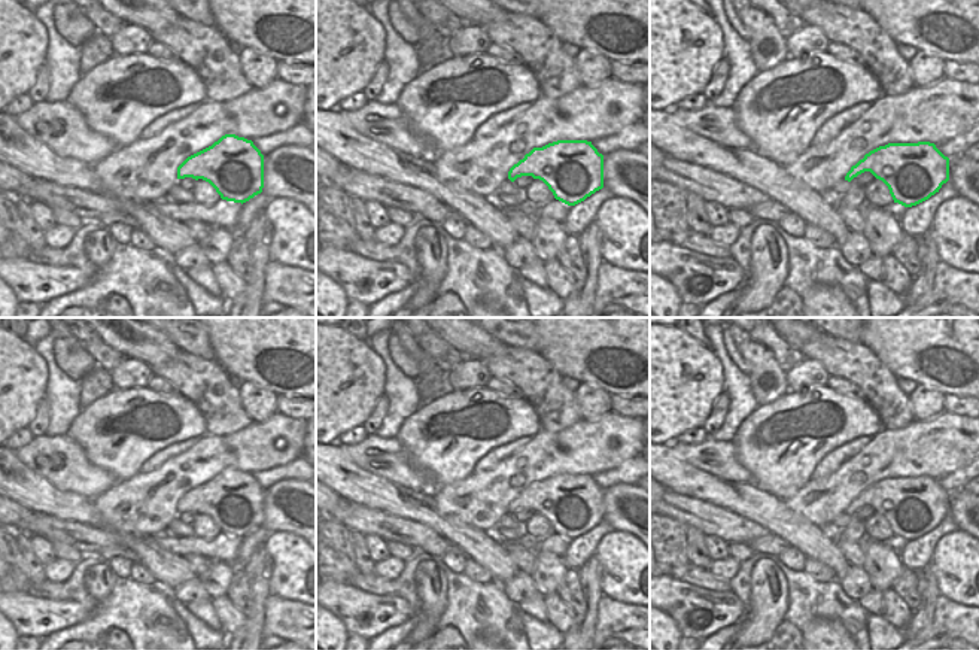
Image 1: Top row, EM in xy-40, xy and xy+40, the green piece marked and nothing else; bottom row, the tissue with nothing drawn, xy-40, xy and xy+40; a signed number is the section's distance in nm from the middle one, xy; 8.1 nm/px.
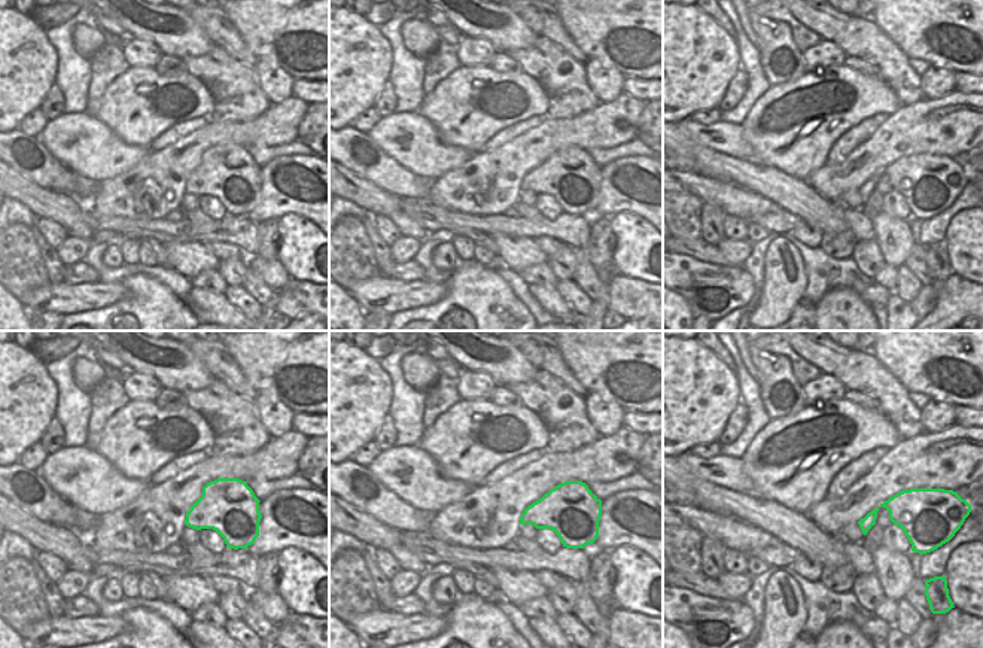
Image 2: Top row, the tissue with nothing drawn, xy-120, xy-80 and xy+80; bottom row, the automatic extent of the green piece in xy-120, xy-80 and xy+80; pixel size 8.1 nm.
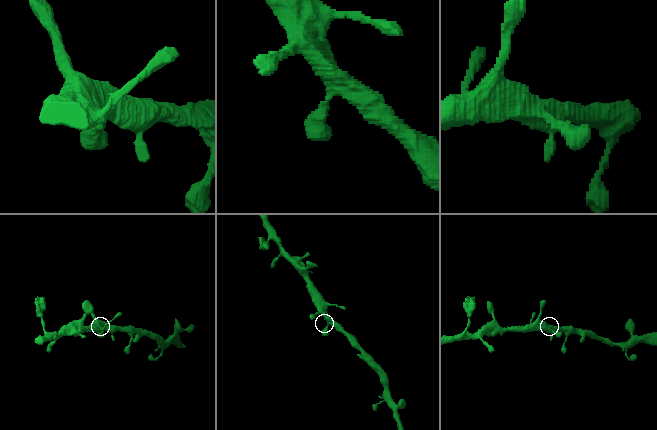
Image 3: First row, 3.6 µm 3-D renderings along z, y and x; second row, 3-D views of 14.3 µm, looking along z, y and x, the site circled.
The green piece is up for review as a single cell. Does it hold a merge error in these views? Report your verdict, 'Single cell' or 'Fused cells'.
Single cell

